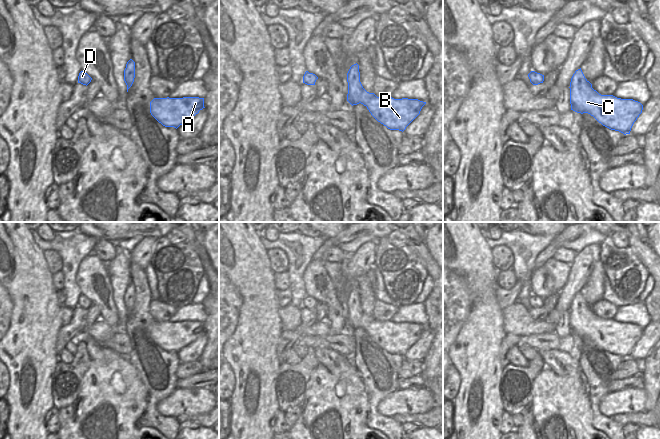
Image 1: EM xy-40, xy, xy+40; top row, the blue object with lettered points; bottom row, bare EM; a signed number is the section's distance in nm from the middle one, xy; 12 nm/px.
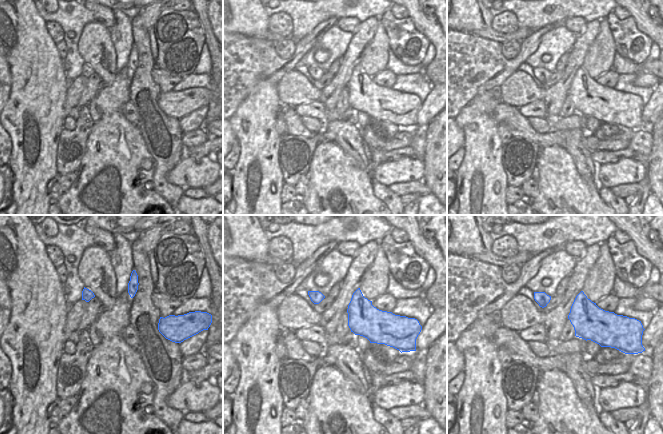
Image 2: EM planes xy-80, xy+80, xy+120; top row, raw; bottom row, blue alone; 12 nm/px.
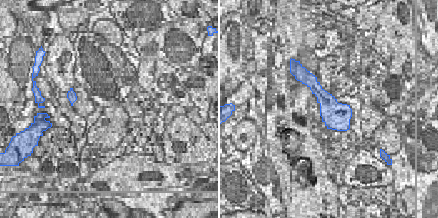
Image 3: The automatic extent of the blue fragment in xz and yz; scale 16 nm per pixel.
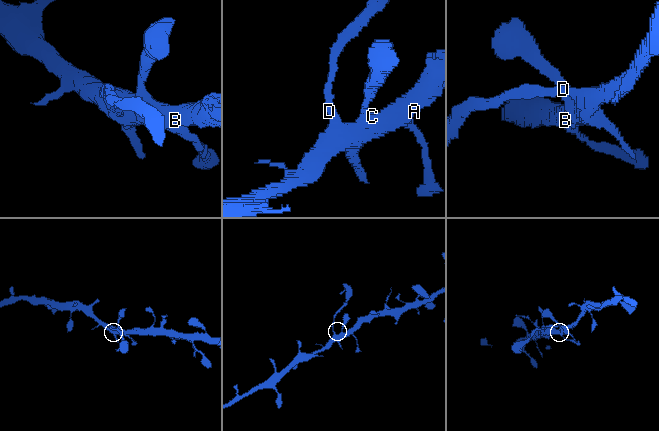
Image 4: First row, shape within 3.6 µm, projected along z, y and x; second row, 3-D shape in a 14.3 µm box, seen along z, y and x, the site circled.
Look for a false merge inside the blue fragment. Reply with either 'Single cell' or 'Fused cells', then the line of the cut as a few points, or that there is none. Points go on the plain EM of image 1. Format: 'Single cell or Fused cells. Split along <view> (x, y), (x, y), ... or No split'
Single cell. No split

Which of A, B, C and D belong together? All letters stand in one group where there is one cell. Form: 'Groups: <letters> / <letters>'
Groups: A B C D

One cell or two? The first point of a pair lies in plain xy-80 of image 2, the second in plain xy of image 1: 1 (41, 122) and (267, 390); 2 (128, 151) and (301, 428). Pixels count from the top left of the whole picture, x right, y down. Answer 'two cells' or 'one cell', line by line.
1: one cell
2: one cell

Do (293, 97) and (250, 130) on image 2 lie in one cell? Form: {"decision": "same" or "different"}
{"decision": "different"}

